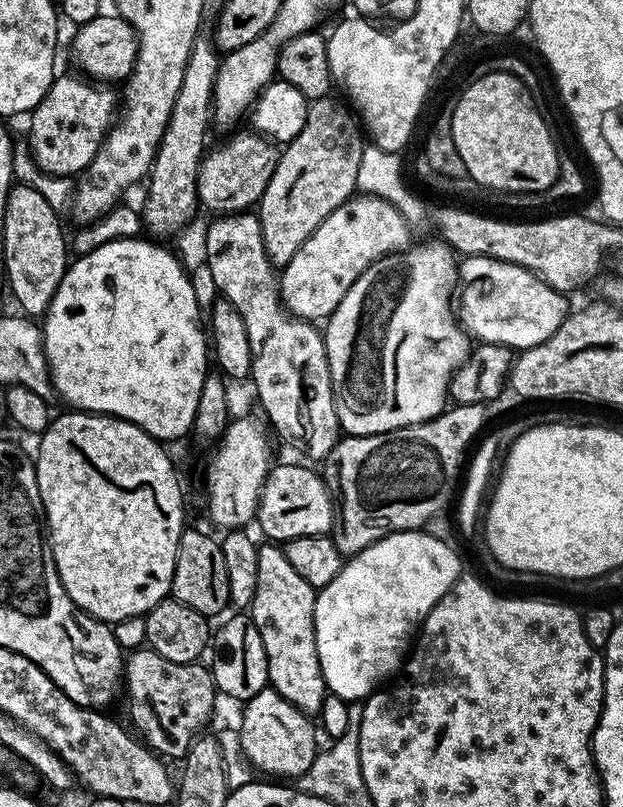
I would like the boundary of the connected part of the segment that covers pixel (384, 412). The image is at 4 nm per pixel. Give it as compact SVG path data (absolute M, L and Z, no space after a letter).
M443 242L436 244L422 244L409 247L403 252L397 252L390 256L381 256L375 260L362 275L350 286L350 290L342 298L342 302L333 311L332 315L326 321L326 327L323 329L324 349L328 355L328 365L332 375L332 395L336 401L336 413L340 419L340 427L350 436L369 436L370 434L382 434L390 430L405 428L411 424L421 424L427 420L432 420L445 411L445 400L450 394L450 383L452 373L468 359L470 351L469 333L465 332L463 327L454 317L454 308L448 305L448 299L453 299L454 289L458 284L458 260L451 248Z

